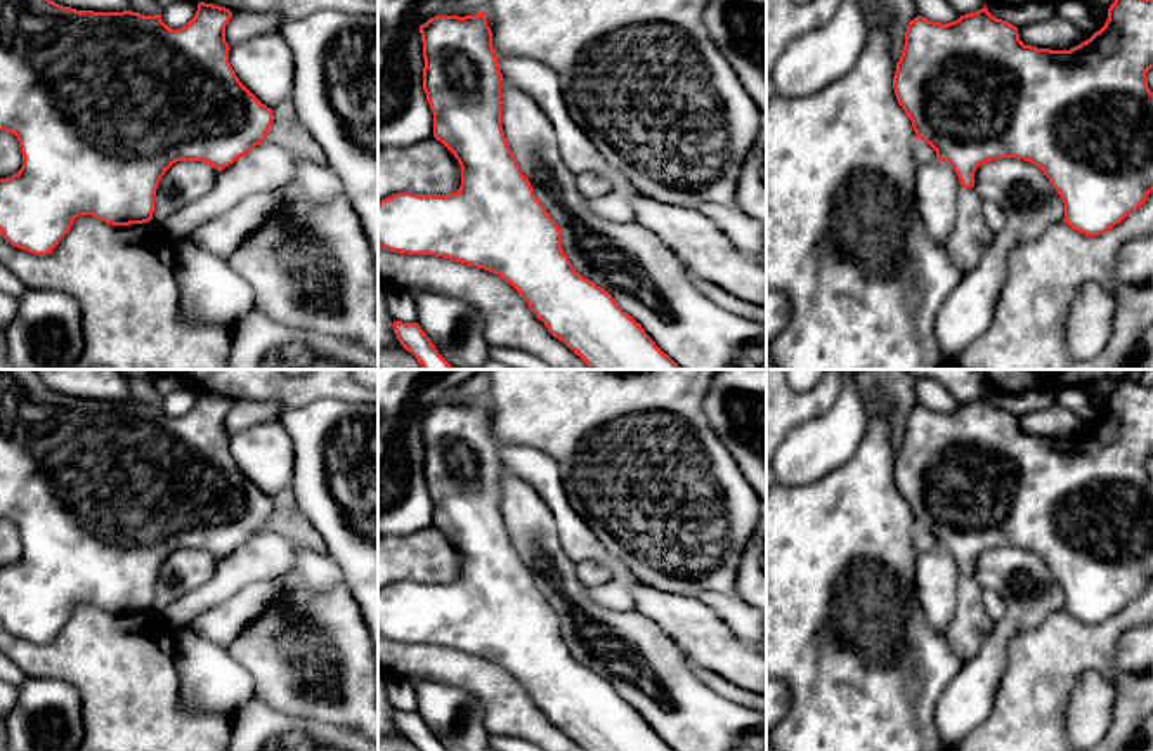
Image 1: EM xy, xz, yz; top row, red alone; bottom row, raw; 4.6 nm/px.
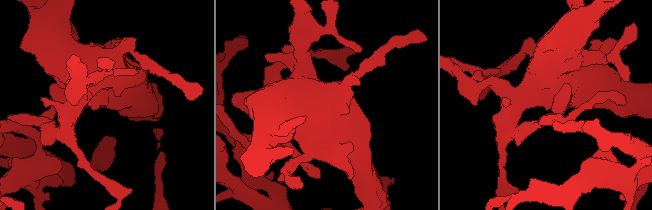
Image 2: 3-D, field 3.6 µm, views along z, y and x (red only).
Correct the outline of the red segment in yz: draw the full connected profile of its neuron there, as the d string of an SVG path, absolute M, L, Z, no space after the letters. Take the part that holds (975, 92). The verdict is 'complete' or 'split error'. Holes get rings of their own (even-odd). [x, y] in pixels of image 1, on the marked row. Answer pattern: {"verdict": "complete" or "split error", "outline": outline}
{"verdict": "split error", "outline": "M1115 0L1104 26L1070 50L1025 45L1018 28L993 17L987 5L947 24L922 16L909 23L893 88L917 139L928 142L940 161L948 161L961 180L955 224L945 248L962 274L980 264L995 239L987 224L987 205L973 189L981 163L1018 158L1039 167L1065 203L1063 222L1085 236L1106 232L1146 201L1153 191L1153 92L1146 82L1151 68L1153 0Z"}

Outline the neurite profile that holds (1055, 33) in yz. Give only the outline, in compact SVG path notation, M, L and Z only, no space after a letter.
M1101 5L1087 7L1096 21L1094 31L1082 31L1070 21L1065 21L1054 14L1049 19L1035 21L1019 28L1019 40L1025 45L1032 45L1037 49L1070 50L1080 45L1082 42L1089 40L1096 31L1099 31L1104 26L1108 19L1108 9Z

